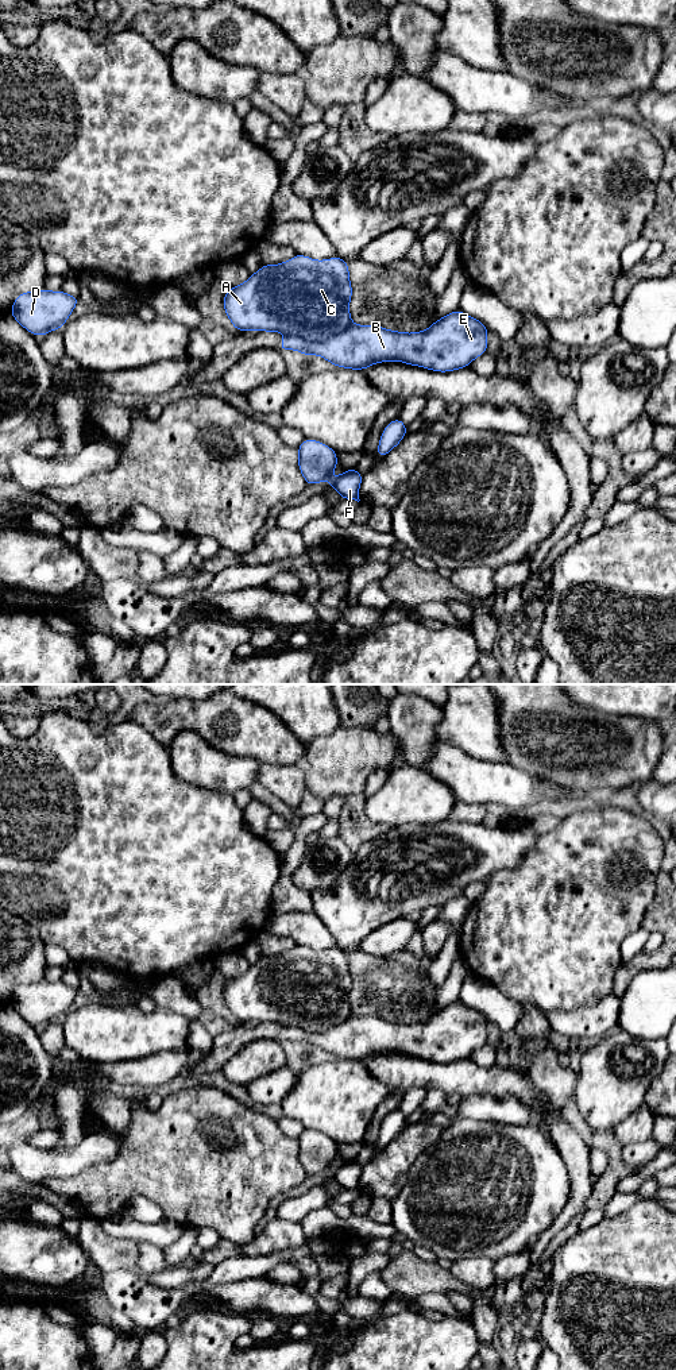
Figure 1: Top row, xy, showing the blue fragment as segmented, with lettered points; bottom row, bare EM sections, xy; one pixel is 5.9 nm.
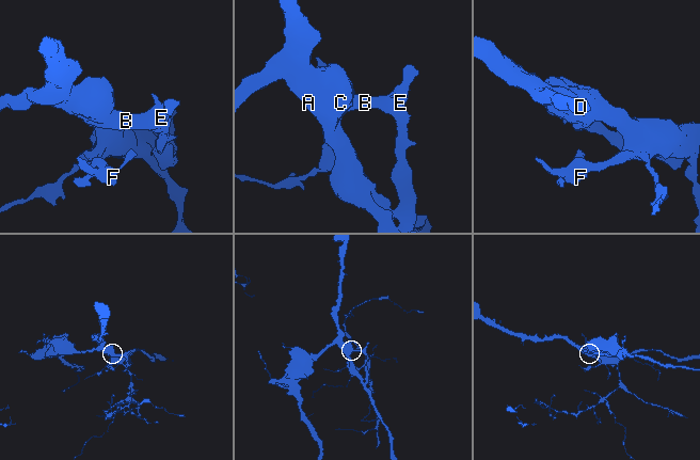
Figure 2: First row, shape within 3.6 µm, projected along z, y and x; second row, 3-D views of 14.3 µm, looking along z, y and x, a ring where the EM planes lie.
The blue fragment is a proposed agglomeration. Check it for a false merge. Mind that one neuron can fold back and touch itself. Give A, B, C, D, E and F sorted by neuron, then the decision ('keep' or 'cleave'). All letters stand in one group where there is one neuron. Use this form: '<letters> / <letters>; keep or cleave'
A C D F / B E; cleave

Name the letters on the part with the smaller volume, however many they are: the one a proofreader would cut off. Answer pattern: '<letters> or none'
B, E

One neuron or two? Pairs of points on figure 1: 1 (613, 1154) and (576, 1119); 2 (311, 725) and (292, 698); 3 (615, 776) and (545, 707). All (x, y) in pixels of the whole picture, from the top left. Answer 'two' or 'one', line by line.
1: one
2: one
3: one

